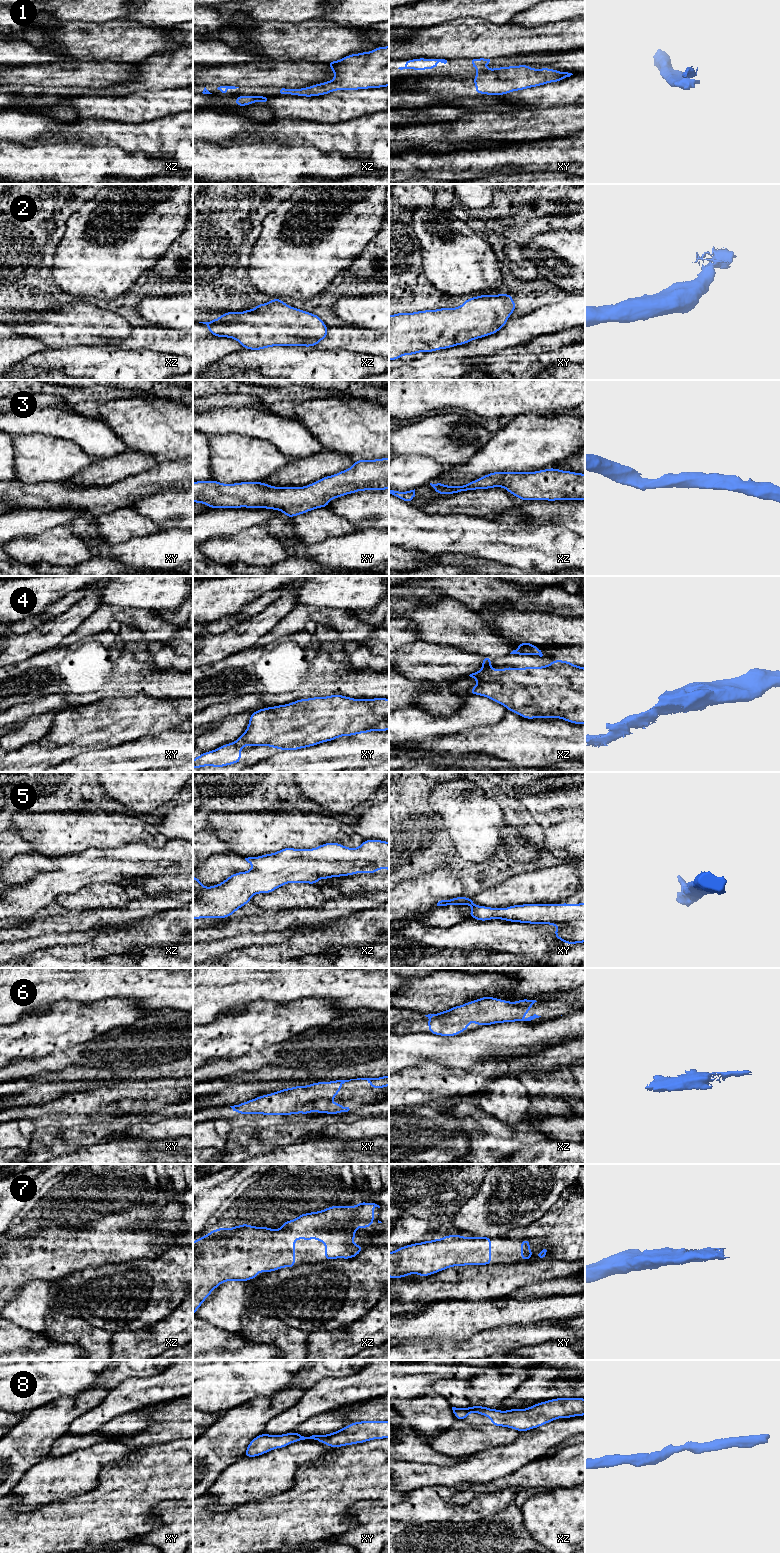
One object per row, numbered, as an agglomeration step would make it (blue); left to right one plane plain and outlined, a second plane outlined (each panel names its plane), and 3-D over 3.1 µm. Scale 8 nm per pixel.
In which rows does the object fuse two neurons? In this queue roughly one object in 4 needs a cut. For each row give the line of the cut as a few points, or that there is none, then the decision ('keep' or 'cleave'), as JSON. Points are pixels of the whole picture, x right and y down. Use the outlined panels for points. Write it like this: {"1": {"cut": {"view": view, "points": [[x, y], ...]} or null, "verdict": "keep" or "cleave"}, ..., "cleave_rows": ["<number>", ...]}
{"1": {"cut": {"view": "xy", "points": [[483, 68], [477, 70]]}, "verdict": "cleave"}, "2": {"cut": null, "verdict": "keep"}, "3": {"cut": null, "verdict": "keep"}, "4": {"cut": null, "verdict": "keep"}, "5": {"cut": null, "verdict": "keep"}, "6": {"cut": null, "verdict": "keep"}, "7": {"cut": null, "verdict": "keep"}, "8": {"cut": null, "verdict": "keep"}, "cleave_rows": ["1"]}

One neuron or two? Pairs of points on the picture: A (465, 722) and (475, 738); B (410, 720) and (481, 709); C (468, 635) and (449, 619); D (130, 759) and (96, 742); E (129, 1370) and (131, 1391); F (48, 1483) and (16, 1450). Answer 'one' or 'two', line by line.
A: two
B: one
C: one
D: two
E: two
F: two

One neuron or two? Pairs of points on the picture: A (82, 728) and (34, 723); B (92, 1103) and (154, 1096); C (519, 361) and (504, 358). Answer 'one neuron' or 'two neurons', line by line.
A: two neurons
B: one neuron
C: one neuron

